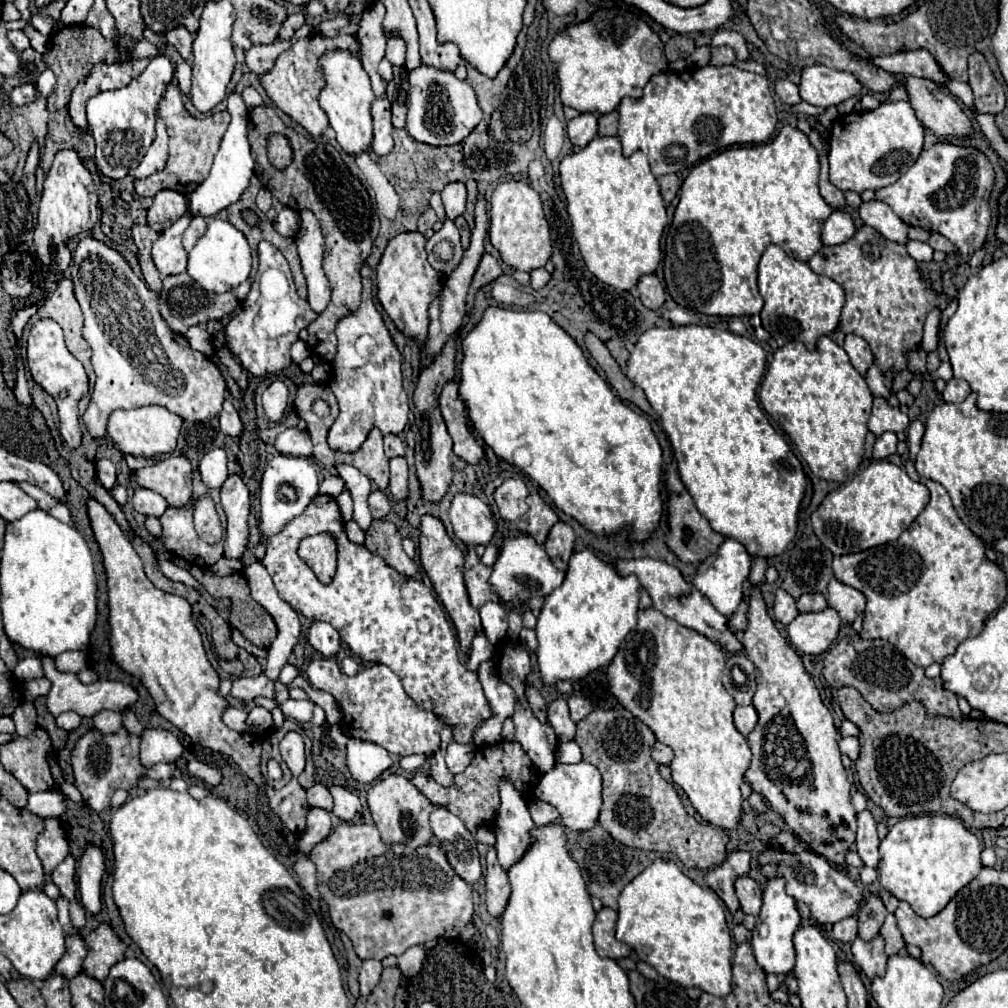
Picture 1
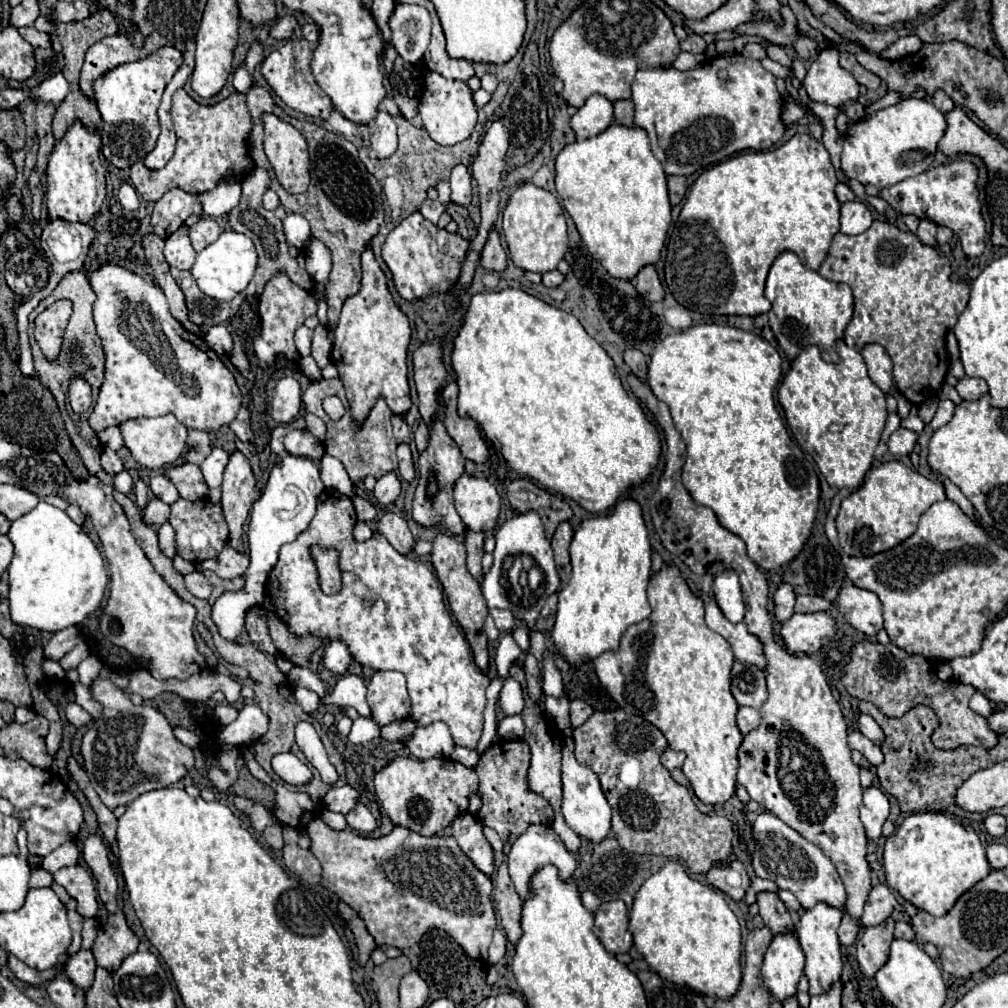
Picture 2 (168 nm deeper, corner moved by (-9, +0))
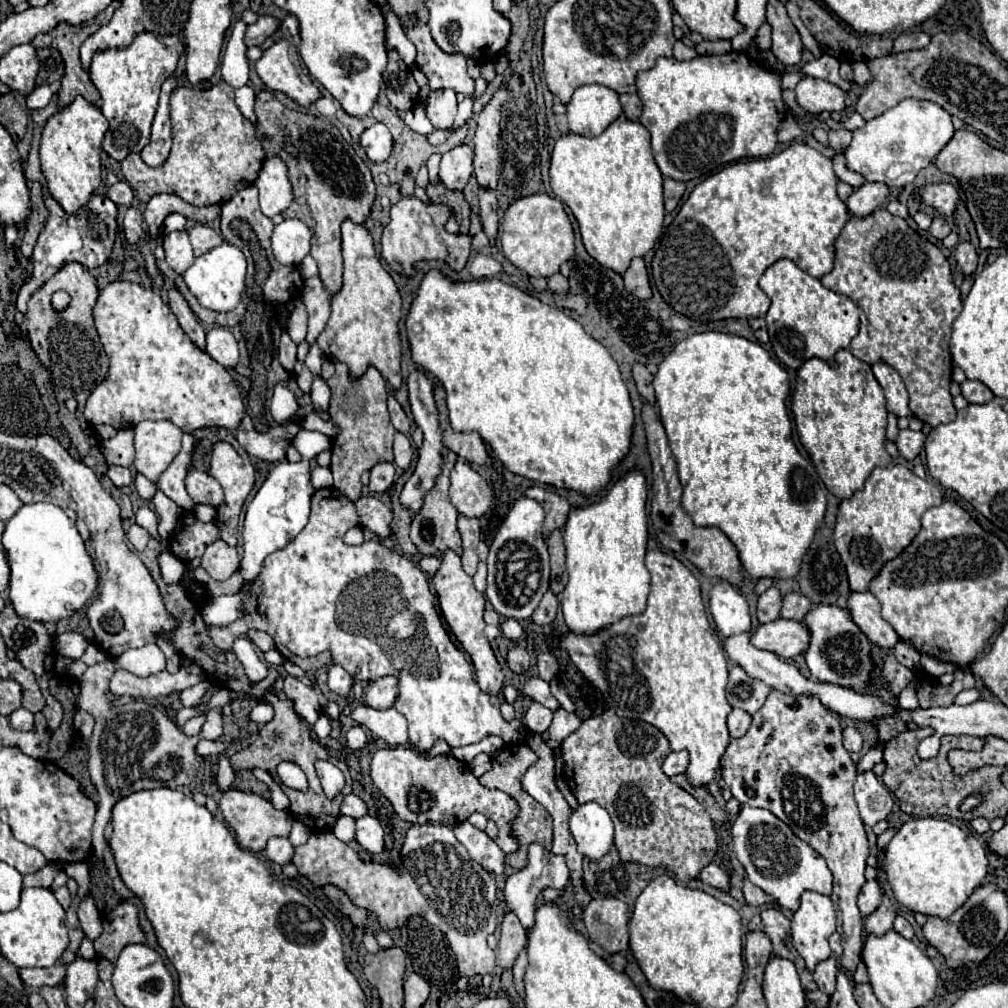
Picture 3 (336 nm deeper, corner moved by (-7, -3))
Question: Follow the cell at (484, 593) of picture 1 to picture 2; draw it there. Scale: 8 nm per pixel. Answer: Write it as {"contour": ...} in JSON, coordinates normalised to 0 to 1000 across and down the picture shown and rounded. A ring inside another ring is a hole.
{"contour":[[[462,526],[462,546],[464,546],[464,567],[474,575],[478,577],[478,550],[480,550],[480,528],[468,528],[468,526]]]}

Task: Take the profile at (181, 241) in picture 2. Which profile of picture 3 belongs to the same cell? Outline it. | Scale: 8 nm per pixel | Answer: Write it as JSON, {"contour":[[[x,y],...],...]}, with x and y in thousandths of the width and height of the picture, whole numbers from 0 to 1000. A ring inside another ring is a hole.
{"contour":[[[185,229],[167,231],[163,235],[163,249],[165,249],[165,261],[175,271],[183,271],[192,261],[190,243],[188,243],[188,237],[187,237]]]}

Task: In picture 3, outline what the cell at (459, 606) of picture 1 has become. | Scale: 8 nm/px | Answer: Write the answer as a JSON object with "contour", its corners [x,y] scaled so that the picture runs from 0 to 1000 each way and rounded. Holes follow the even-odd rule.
{"contour":[[[448,545],[440,547],[438,561],[433,566],[433,570],[429,572],[429,578],[431,578],[431,584],[435,588],[435,598],[437,598],[437,604],[438,604],[438,610],[442,614],[442,618],[446,620],[452,634],[458,638],[460,646],[468,652],[468,658],[470,658],[470,664],[472,664],[472,676],[474,676],[476,684],[486,688],[486,689],[494,689],[496,684],[498,684],[498,678],[500,678],[500,666],[494,660],[488,644],[486,644],[484,634],[478,628],[480,620],[482,620],[480,614],[478,614],[482,594],[476,586],[472,586],[472,582],[468,578],[468,572],[458,566],[456,553]]]}

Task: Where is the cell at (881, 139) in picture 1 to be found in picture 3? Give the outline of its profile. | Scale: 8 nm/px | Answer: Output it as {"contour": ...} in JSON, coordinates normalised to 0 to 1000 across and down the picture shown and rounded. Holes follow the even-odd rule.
{"contour":[[[897,98],[889,106],[875,112],[873,116],[863,118],[857,126],[849,128],[843,146],[837,150],[837,156],[839,156],[841,168],[847,172],[853,172],[863,182],[877,182],[881,186],[899,186],[907,180],[911,170],[917,168],[931,154],[931,150],[944,138],[944,134],[946,134],[946,124],[940,110],[937,110],[933,104],[925,100]]]}

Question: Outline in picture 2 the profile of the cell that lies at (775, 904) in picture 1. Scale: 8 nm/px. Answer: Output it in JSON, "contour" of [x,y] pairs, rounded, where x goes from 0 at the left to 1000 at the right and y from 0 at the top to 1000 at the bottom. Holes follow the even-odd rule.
{"contour":[[[774,927],[768,929],[756,956],[756,970],[772,994],[778,994],[784,988],[790,988],[794,968],[798,966],[798,944],[790,929]]]}

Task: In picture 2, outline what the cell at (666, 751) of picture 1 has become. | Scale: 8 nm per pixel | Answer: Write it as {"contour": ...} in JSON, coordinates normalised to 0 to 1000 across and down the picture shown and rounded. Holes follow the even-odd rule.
{"contour":[[[663,742],[663,744],[657,748],[657,758],[659,758],[659,762],[663,762],[663,764],[675,762],[675,760],[679,758],[679,748],[677,748],[677,746],[669,746],[669,744]]]}

